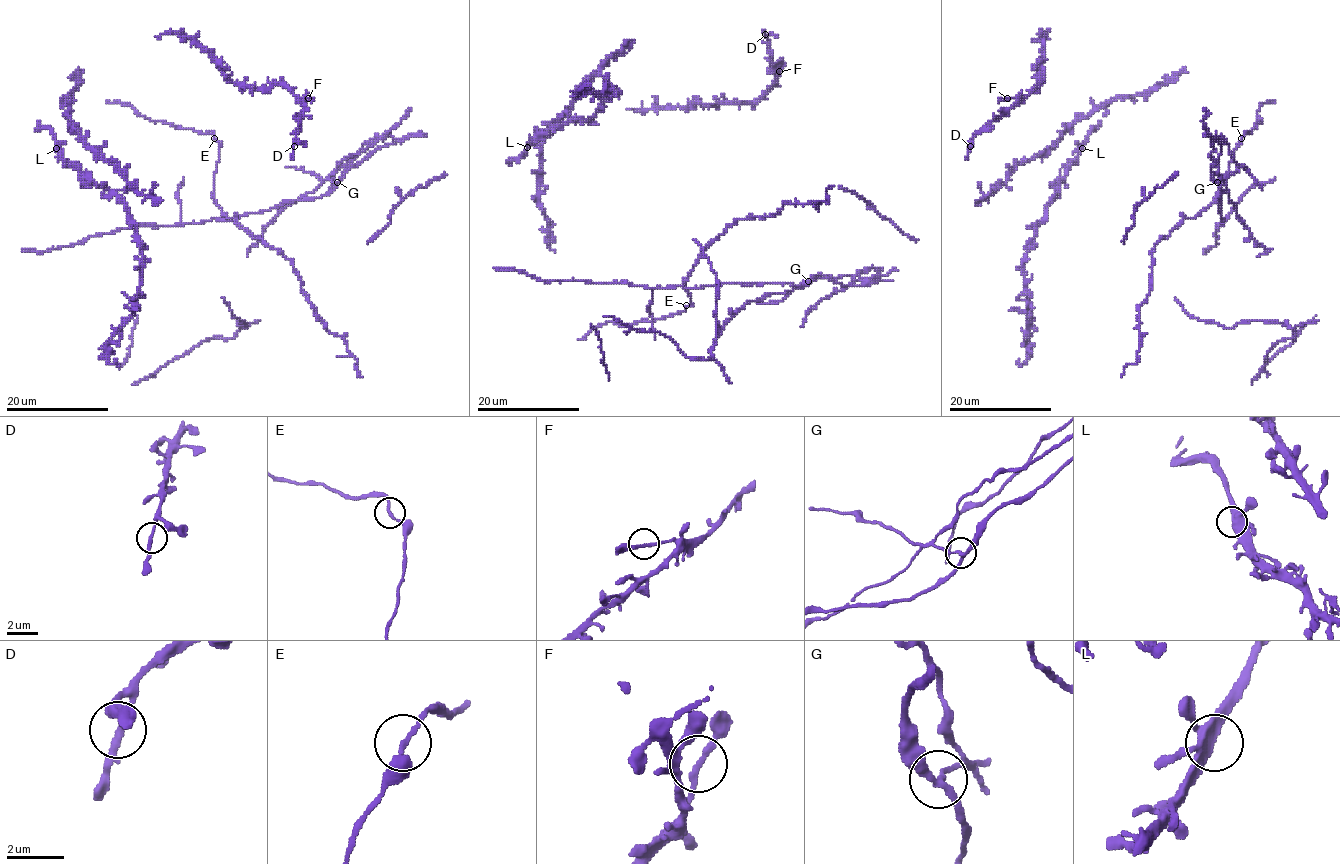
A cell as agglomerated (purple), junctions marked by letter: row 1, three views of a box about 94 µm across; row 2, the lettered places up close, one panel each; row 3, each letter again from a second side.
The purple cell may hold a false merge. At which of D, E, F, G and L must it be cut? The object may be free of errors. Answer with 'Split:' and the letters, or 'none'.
Split: G

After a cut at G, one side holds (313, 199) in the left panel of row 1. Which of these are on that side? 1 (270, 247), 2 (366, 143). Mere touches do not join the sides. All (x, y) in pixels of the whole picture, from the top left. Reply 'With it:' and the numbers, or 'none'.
With it: 1

